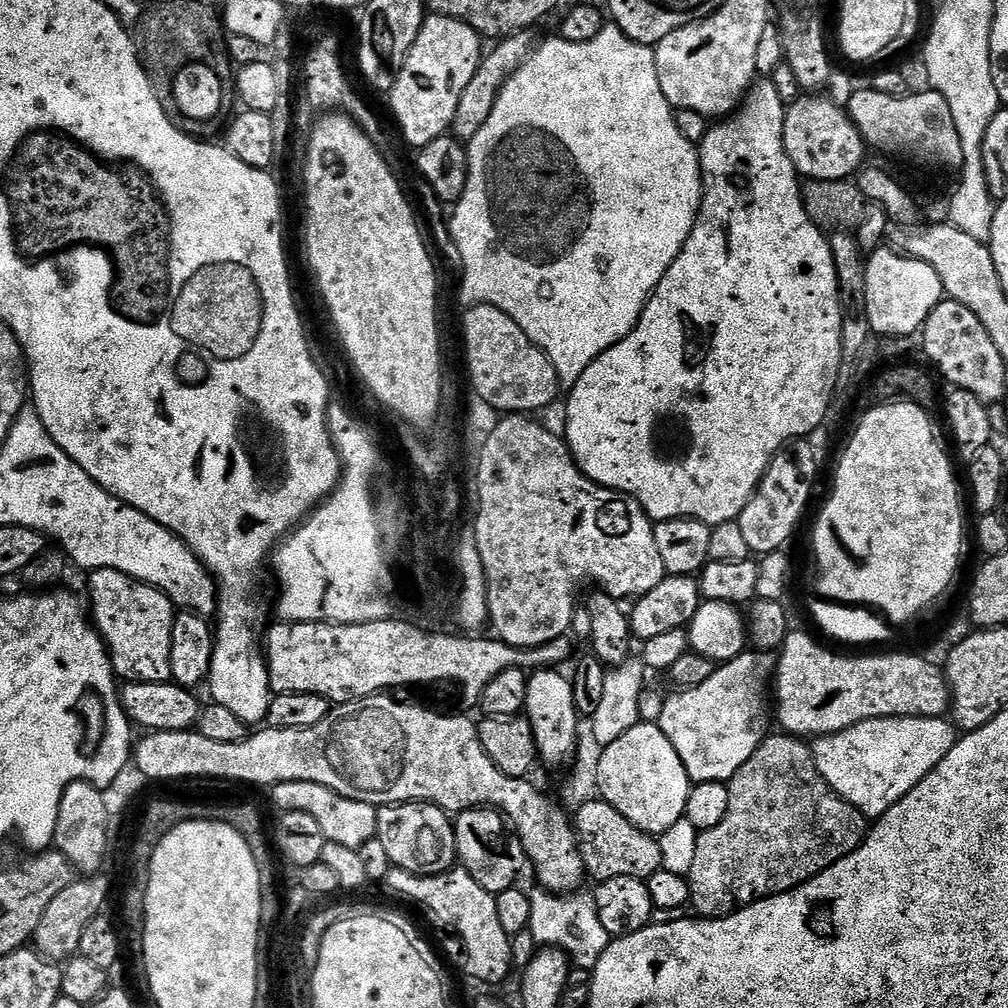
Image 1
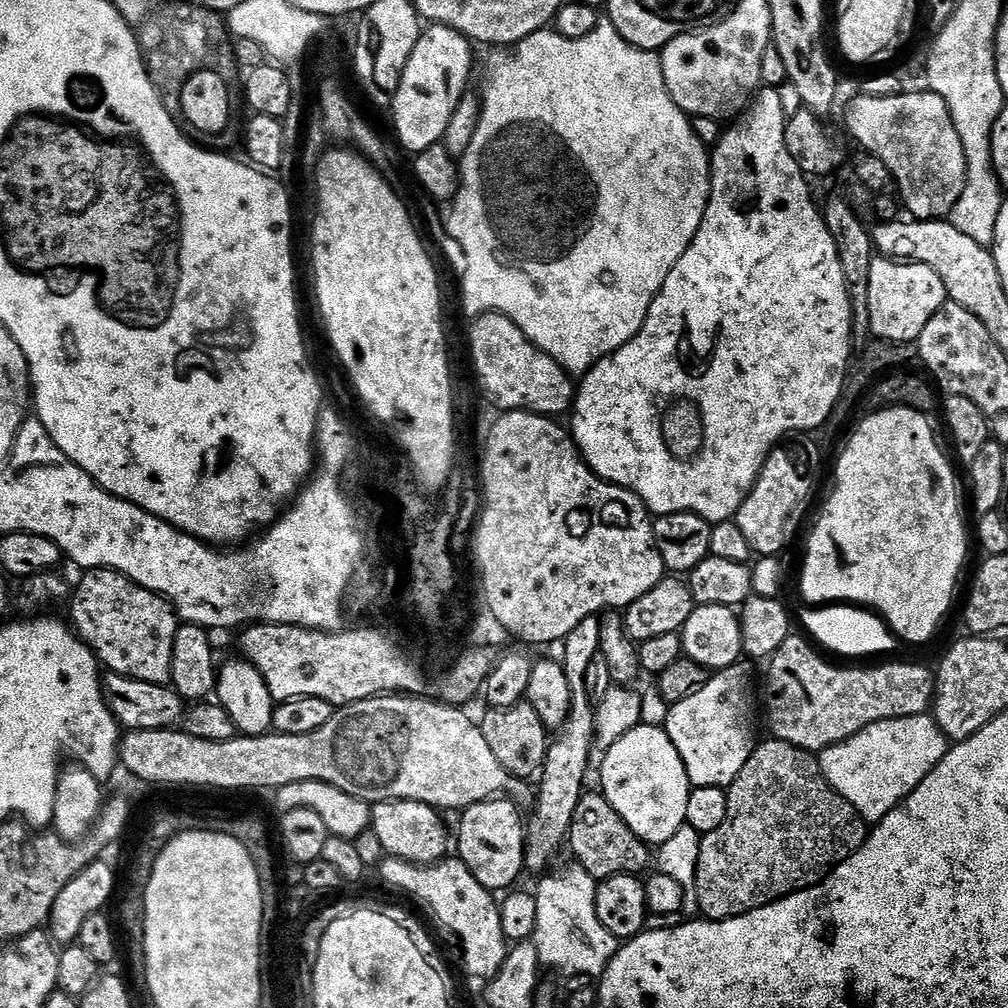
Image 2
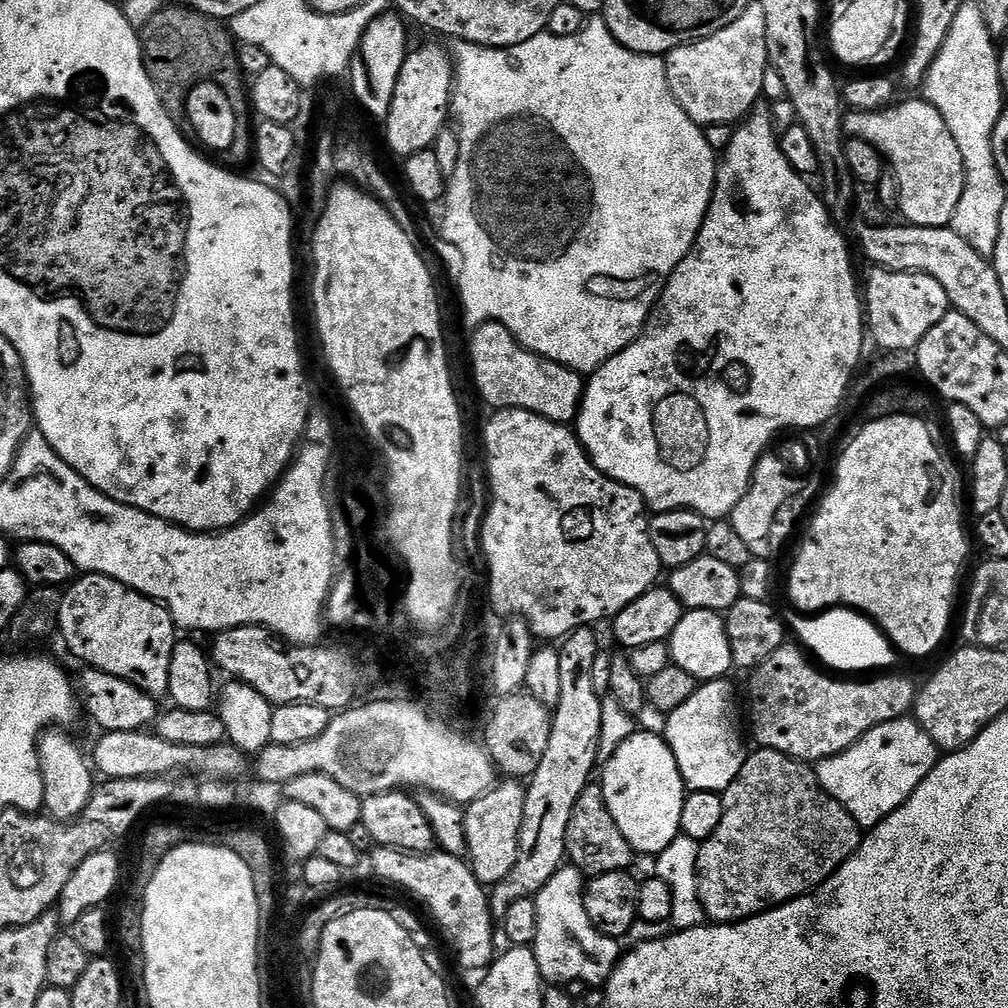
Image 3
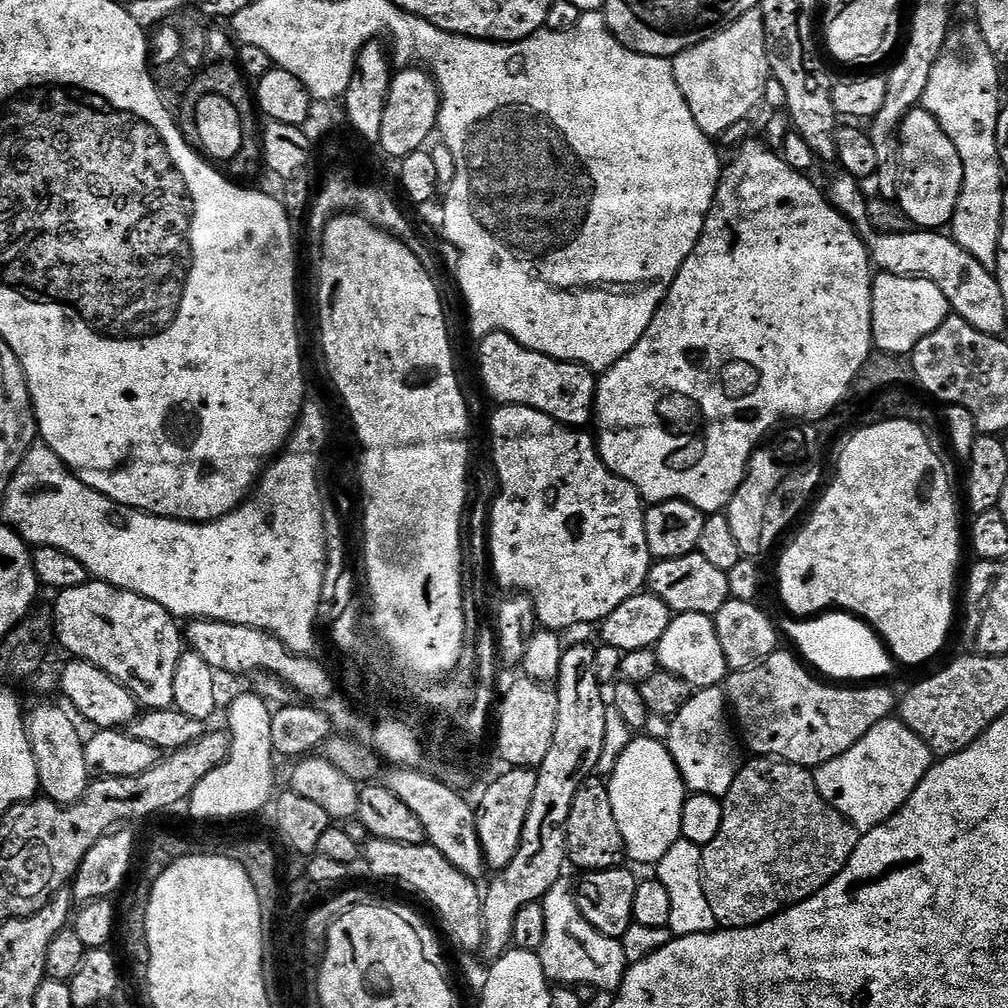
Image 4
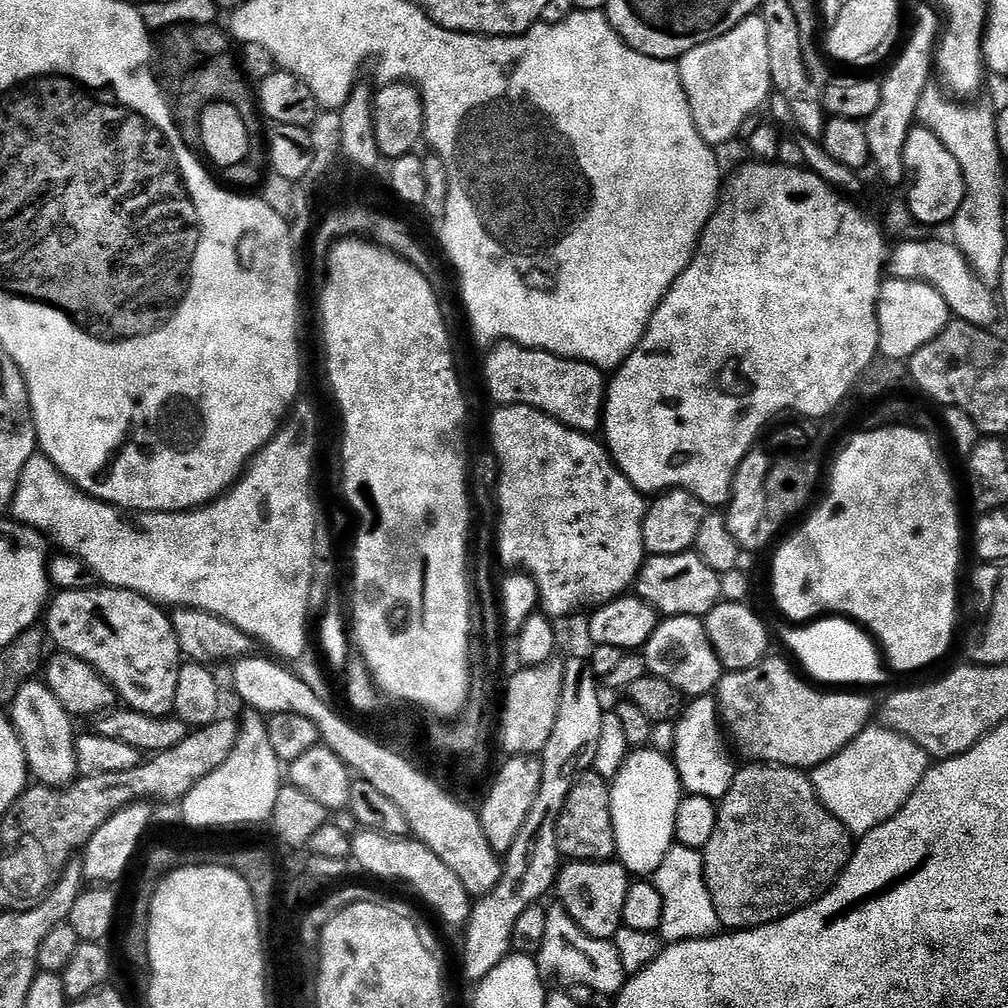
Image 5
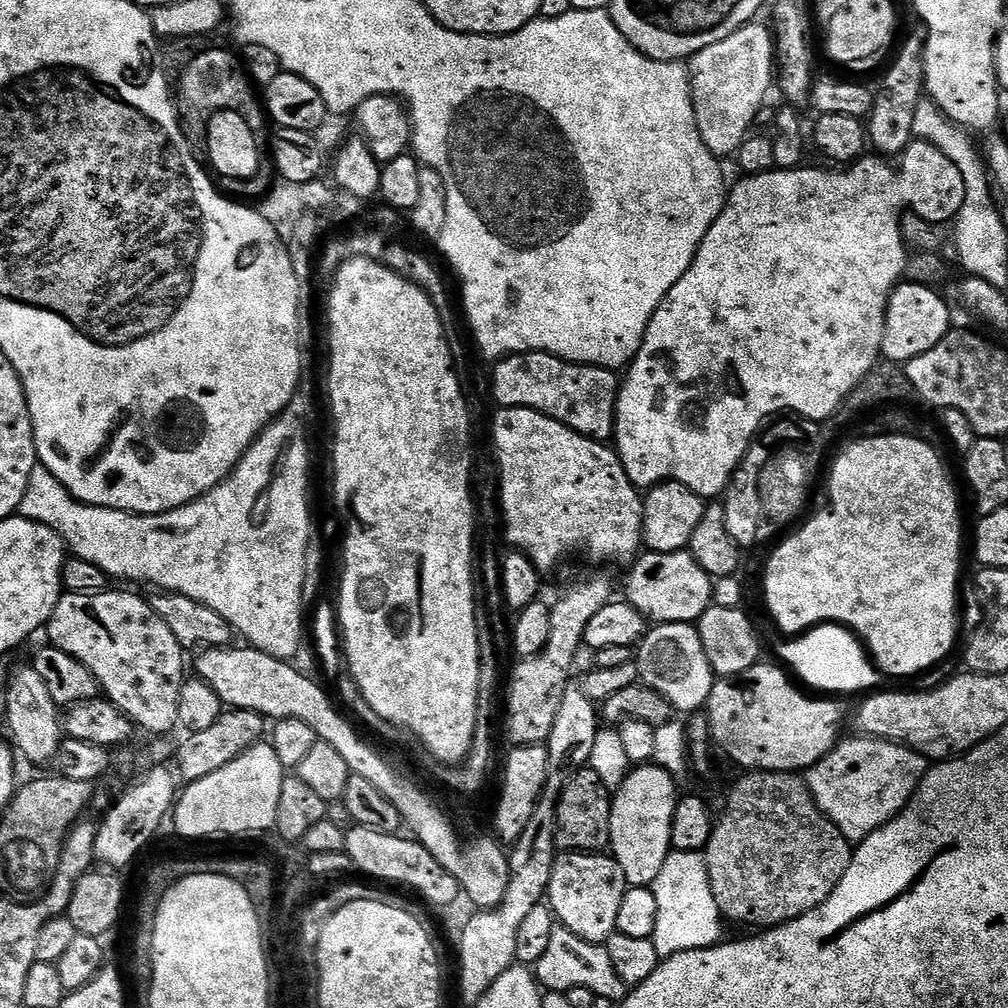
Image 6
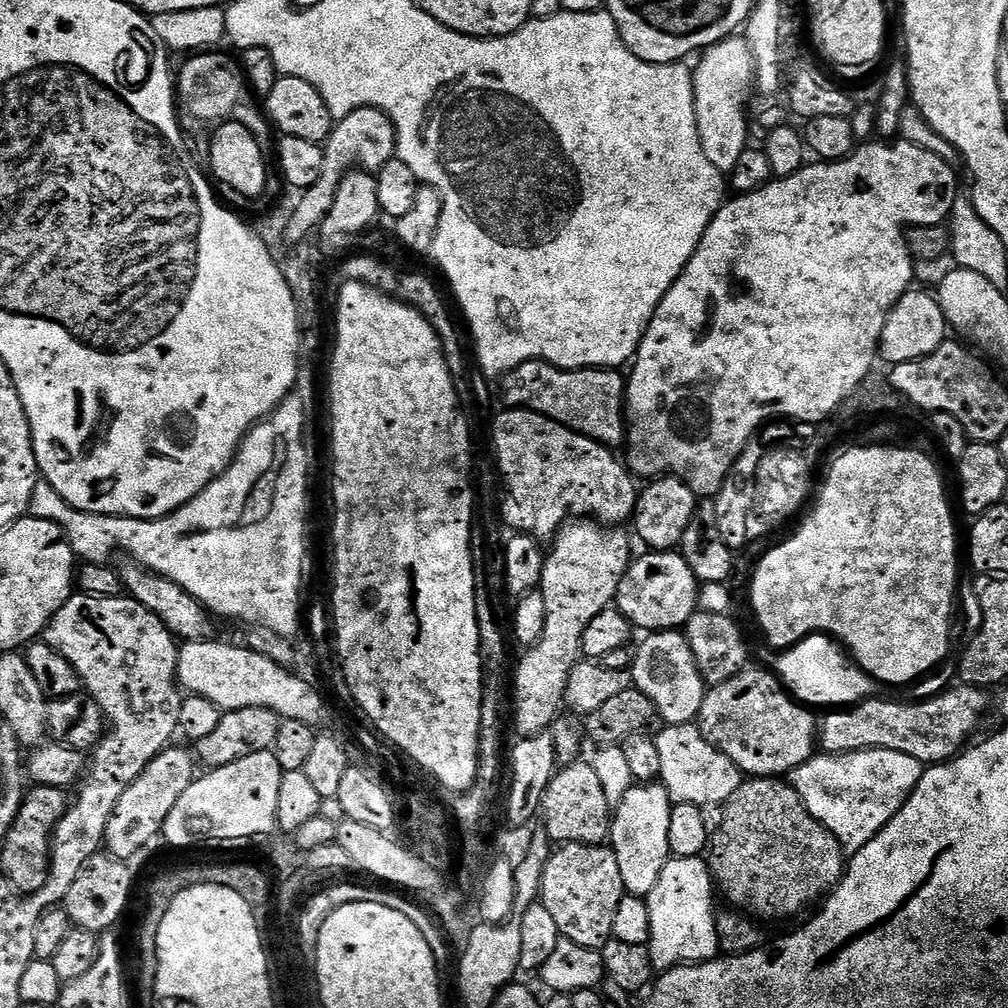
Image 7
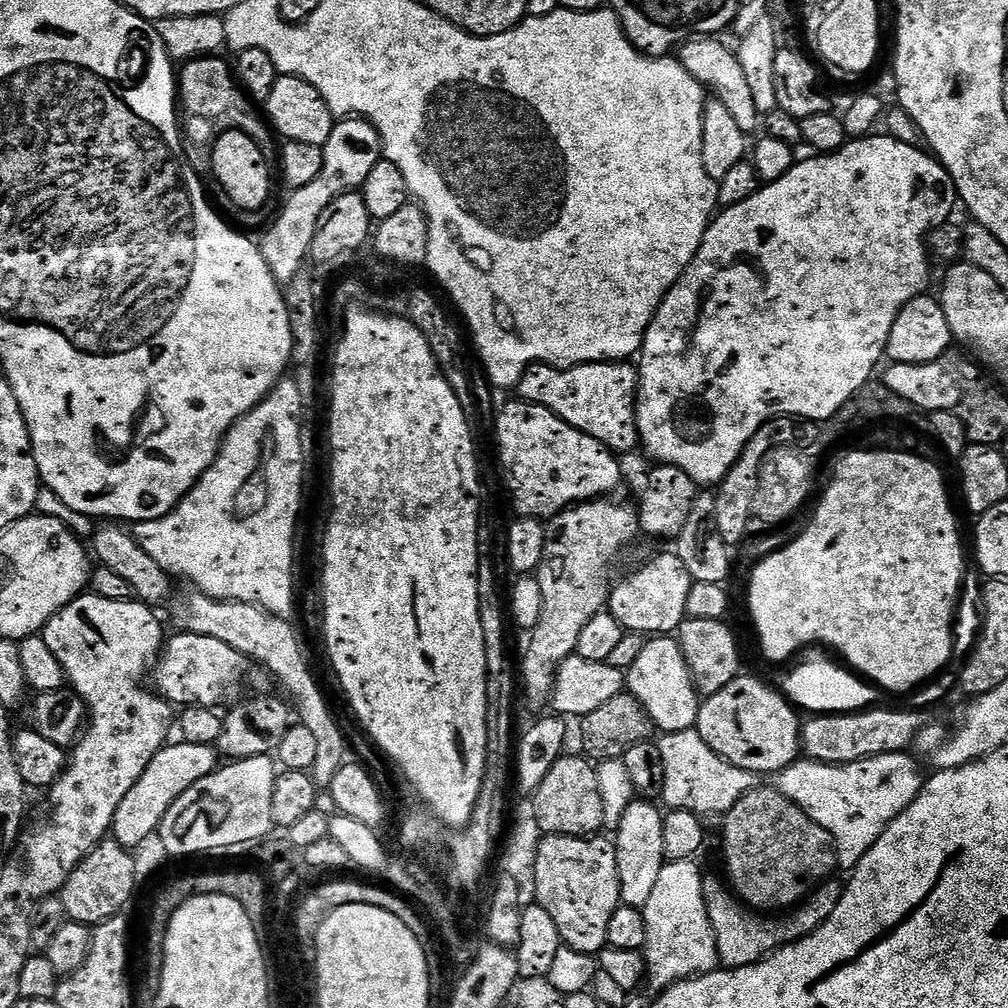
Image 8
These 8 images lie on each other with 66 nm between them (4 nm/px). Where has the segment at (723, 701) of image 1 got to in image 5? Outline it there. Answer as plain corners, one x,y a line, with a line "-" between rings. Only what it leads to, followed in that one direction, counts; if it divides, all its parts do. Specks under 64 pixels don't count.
711,695
689,699
674,727
676,733
670,755
680,775
681,789
689,796
701,796
717,802
723,800
738,768
737,765
732,765
732,760
728,757
729,745
722,731
720,710
715,699

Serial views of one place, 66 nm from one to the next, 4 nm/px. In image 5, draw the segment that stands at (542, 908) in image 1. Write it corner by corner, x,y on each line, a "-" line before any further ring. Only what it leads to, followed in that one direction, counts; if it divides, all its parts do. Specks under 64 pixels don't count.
559,904
547,909
545,941
536,961
545,981
556,980
569,987
588,986
593,993
606,994
609,998
619,995
628,977
613,941
595,939
586,934

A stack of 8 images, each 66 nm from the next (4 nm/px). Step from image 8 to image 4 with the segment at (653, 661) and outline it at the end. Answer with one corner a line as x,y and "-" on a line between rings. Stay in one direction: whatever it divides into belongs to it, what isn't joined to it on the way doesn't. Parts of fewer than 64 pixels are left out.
706,614
673,615
654,651
657,665
663,671
682,678
696,690
723,685
730,672
726,654
722,654
722,645
718,643
715,619

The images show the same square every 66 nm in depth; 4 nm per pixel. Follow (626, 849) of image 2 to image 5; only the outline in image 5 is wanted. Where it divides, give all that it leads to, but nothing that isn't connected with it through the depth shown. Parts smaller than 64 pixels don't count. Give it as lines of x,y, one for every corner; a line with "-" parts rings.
595,770
586,771
576,779
566,798
566,806
562,806
562,814
556,827
558,850
565,861
602,862
615,857
616,839
614,818
610,810
611,797
612,789
609,781
603,780

